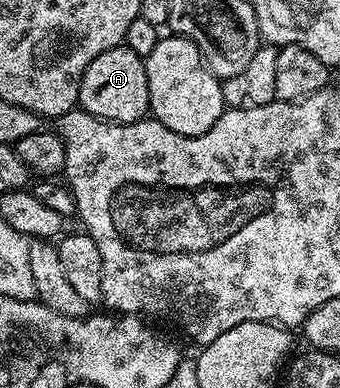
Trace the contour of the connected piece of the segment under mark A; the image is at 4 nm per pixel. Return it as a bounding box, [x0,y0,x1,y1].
[78,46,150,124]

